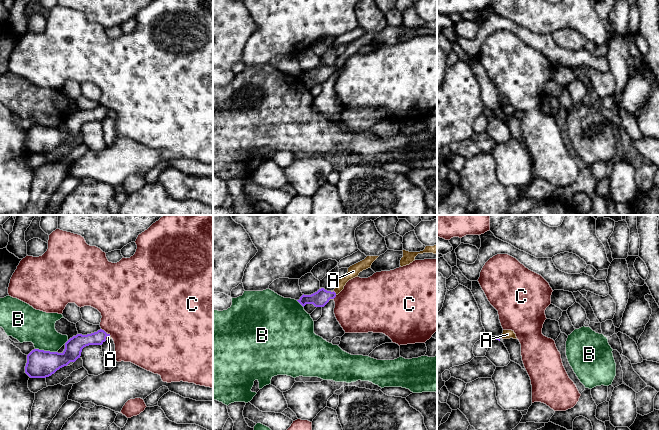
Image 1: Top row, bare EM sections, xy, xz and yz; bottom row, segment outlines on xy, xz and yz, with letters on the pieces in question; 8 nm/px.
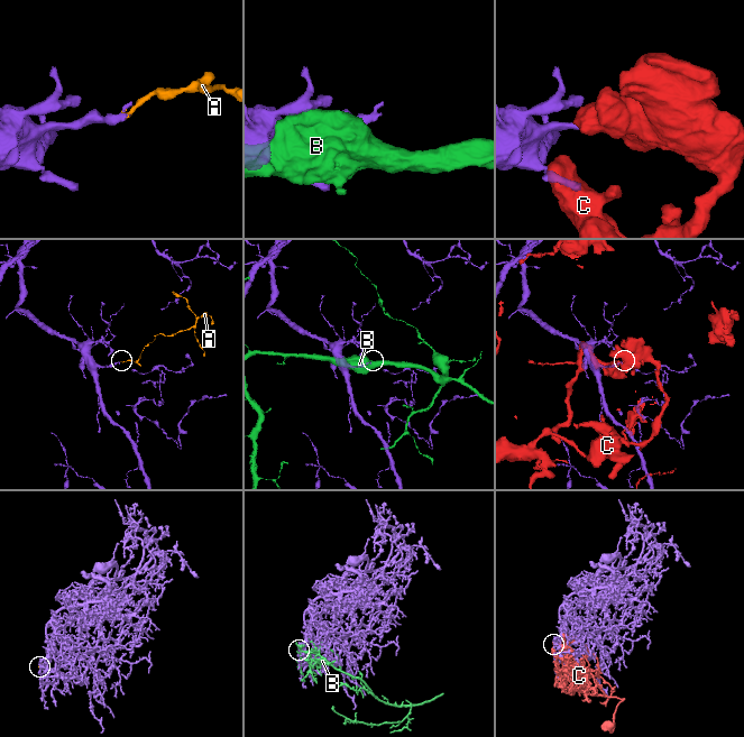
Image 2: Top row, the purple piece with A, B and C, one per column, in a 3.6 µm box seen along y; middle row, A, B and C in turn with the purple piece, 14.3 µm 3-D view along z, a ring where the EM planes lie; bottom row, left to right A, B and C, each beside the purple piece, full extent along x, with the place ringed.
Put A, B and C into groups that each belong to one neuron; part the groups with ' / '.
A / B / C

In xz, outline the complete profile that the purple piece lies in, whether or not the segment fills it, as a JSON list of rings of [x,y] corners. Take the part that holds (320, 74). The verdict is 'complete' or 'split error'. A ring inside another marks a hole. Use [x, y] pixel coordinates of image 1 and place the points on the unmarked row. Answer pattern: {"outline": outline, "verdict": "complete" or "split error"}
{"outline": [[[367,32],[364,36],[350,42],[348,48],[343,54],[339,54],[337,61],[333,67],[327,67],[324,64],[320,64],[317,68],[311,71],[302,71],[299,76],[297,76],[303,83],[306,80],[313,80],[315,83],[324,83],[330,76],[334,74],[344,65],[346,59],[358,53],[359,49],[363,46],[371,44],[372,39],[379,32]]], "verdict": "split error"}

